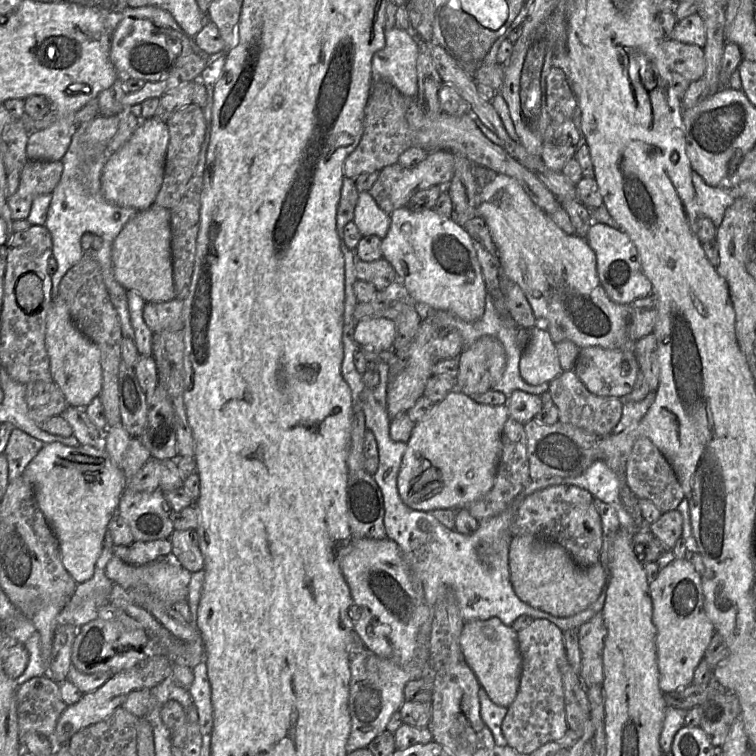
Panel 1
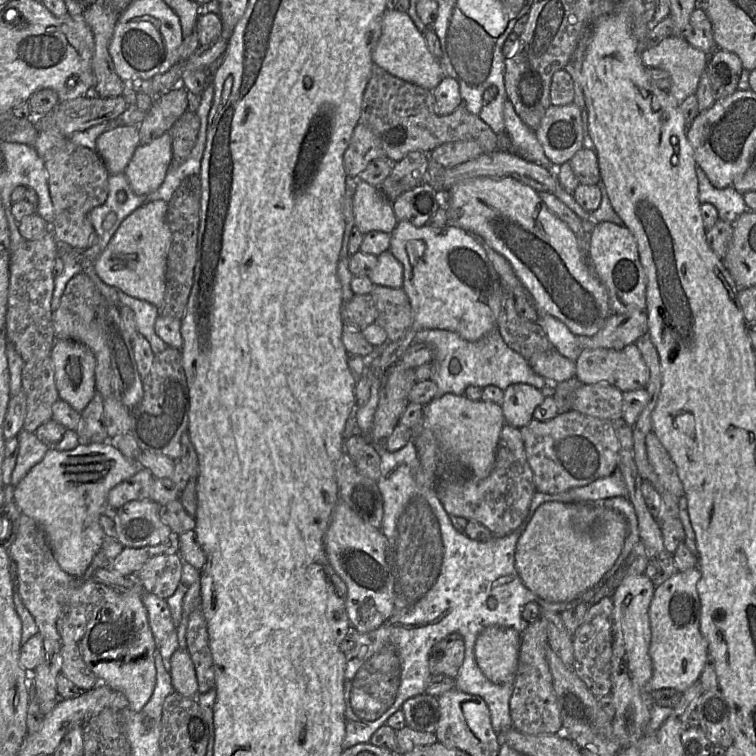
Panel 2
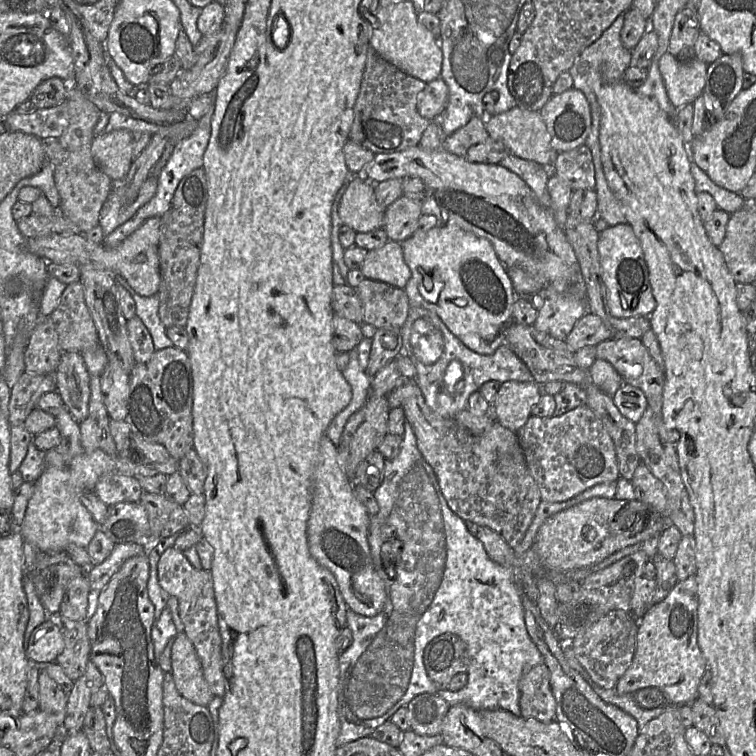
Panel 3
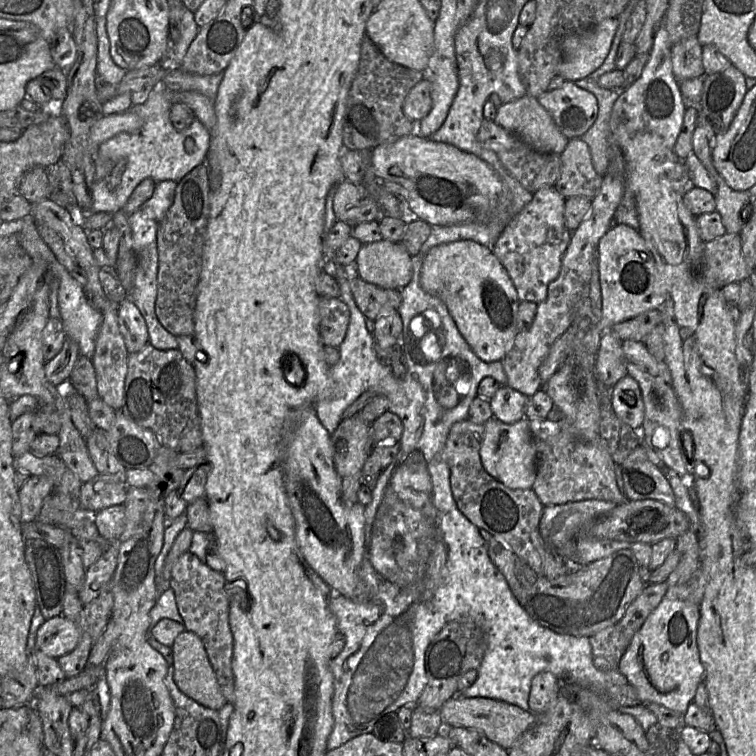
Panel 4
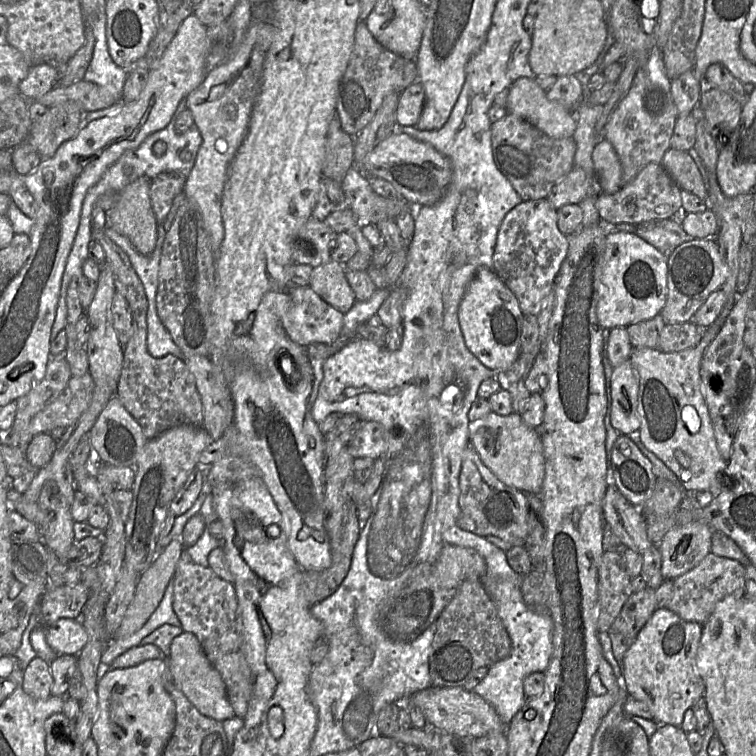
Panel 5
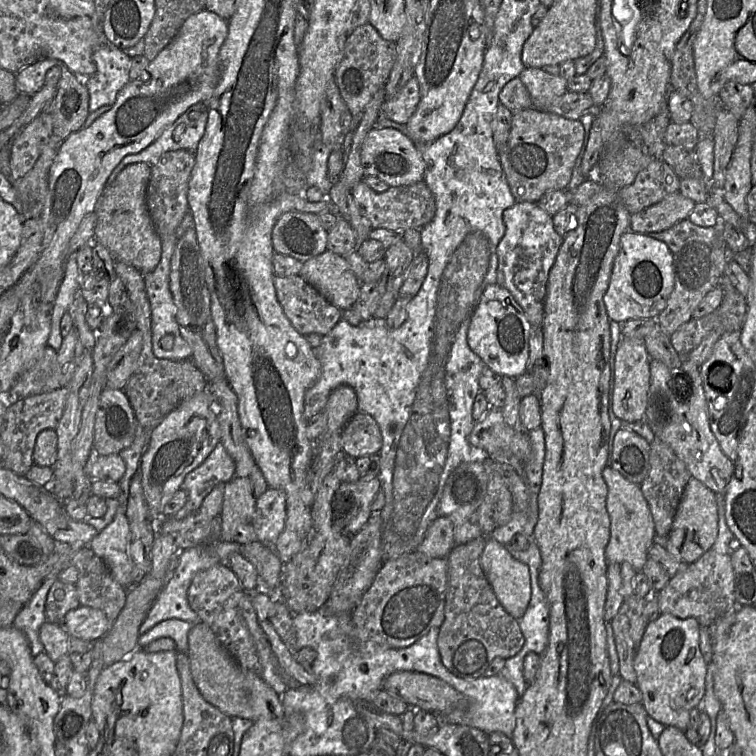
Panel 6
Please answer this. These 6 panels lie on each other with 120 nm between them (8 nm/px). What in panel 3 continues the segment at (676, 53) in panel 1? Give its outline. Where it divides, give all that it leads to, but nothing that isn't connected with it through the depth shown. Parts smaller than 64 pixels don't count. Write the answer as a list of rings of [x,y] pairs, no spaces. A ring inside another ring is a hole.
[[[667,51],[659,60],[659,70],[667,95],[678,109],[702,95],[708,70],[705,62],[696,57],[680,60]]]

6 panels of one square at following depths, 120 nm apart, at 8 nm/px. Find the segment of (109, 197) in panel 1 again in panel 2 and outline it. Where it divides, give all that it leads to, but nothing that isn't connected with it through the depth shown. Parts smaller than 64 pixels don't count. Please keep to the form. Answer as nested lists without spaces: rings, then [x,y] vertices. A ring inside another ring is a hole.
[[[169,131],[147,144],[139,144],[128,163],[124,175],[136,195],[149,195],[164,181],[172,160]]]

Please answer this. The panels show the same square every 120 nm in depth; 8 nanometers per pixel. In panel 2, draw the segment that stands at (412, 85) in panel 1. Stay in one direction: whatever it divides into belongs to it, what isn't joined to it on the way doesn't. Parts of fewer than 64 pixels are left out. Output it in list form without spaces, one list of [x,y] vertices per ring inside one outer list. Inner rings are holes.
[[[386,9],[382,31],[372,53],[373,63],[391,75],[432,91],[446,76],[442,64],[428,50],[424,35],[417,29],[408,12]]]

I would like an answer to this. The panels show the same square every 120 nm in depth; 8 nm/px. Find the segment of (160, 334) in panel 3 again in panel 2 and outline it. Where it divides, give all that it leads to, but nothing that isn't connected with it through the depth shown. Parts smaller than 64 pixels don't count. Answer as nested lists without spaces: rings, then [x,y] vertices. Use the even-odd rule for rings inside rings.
[[[114,287],[114,289],[118,293],[120,303],[134,311],[137,332],[148,340],[153,353],[156,355],[167,349],[169,346],[155,331],[155,322],[160,315],[160,308],[145,300],[132,297],[119,288]]]

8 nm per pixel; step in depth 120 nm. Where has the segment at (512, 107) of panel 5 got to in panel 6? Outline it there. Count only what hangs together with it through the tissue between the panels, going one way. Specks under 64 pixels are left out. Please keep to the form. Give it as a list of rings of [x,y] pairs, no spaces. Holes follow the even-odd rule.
[[[525,68],[517,78],[520,78],[527,88],[532,108],[540,111],[548,109],[554,99],[568,91],[568,81],[564,77],[549,74],[543,69]]]

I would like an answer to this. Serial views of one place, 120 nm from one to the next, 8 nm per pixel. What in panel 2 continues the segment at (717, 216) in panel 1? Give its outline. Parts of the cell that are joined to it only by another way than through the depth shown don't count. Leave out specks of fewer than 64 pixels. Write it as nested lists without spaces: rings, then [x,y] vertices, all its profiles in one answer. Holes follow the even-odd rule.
[[[697,164],[695,171],[698,178],[700,203],[713,204],[718,210],[719,219],[732,224],[740,214],[747,211],[748,206],[744,201],[743,194],[732,186],[717,189],[711,184],[704,170]]]

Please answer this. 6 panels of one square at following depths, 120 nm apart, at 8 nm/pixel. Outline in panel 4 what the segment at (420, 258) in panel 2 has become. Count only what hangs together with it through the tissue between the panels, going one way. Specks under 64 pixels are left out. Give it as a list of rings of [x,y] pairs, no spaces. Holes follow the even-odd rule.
[[[458,240],[432,247],[424,256],[420,273],[424,291],[439,297],[467,344],[485,362],[501,361],[514,345],[520,300],[514,284],[493,250],[473,241]]]

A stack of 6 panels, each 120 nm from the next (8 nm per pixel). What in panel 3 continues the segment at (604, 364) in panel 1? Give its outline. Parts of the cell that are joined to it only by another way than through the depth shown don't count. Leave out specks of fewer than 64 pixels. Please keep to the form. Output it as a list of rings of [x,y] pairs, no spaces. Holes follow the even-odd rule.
[[[611,338],[596,346],[596,358],[609,362],[620,374],[624,384],[629,384],[643,391],[647,398],[648,406],[656,417],[656,429],[661,445],[671,443],[678,445],[681,433],[674,429],[668,429],[662,420],[663,388],[665,384],[665,372],[659,368],[649,354],[646,347],[637,338]]]

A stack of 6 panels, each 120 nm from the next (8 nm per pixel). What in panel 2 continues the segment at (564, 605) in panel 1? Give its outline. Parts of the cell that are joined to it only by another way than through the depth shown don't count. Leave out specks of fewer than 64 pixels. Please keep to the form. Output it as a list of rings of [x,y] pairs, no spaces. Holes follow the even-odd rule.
[[[556,501],[545,502],[541,504],[533,514],[526,529],[519,537],[515,548],[515,568],[523,584],[539,598],[551,603],[570,603],[596,586],[602,577],[612,568],[615,561],[621,554],[625,539],[628,535],[628,524],[626,518],[616,510],[605,507],[602,502],[579,502],[562,503]]]

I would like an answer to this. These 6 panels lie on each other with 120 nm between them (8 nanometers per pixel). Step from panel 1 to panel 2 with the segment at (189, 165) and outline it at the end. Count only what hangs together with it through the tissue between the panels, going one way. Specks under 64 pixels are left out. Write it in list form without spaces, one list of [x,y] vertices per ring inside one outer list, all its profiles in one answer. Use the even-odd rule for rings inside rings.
[[[186,110],[169,130],[172,141],[172,164],[179,165],[190,155],[200,128],[196,112]]]

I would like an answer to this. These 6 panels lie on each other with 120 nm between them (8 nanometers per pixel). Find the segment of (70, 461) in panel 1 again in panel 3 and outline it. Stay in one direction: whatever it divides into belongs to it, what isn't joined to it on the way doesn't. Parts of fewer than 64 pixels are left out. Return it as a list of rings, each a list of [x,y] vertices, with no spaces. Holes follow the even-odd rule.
[[[101,449],[93,451],[84,451],[75,456],[71,463],[65,469],[56,467],[46,467],[40,477],[35,481],[35,490],[30,498],[25,517],[20,526],[20,533],[25,542],[35,546],[41,552],[59,553],[65,551],[69,544],[76,544],[77,546],[86,548],[95,533],[100,529],[100,525],[93,519],[90,512],[85,508],[81,502],[81,495],[84,490],[94,490],[98,480],[108,473],[123,474],[126,476],[154,476],[157,474],[165,474],[167,476],[179,470],[179,459],[170,457],[165,462],[149,463],[149,464],[135,464],[124,458],[119,453],[116,456],[111,456]]]

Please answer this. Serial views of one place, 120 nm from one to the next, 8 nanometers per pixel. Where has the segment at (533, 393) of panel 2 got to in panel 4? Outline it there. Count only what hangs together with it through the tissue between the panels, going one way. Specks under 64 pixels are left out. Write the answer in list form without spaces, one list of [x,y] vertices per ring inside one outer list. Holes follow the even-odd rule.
[[[501,385],[490,399],[493,417],[506,424],[515,423],[525,417],[525,409],[529,398],[521,392]]]

